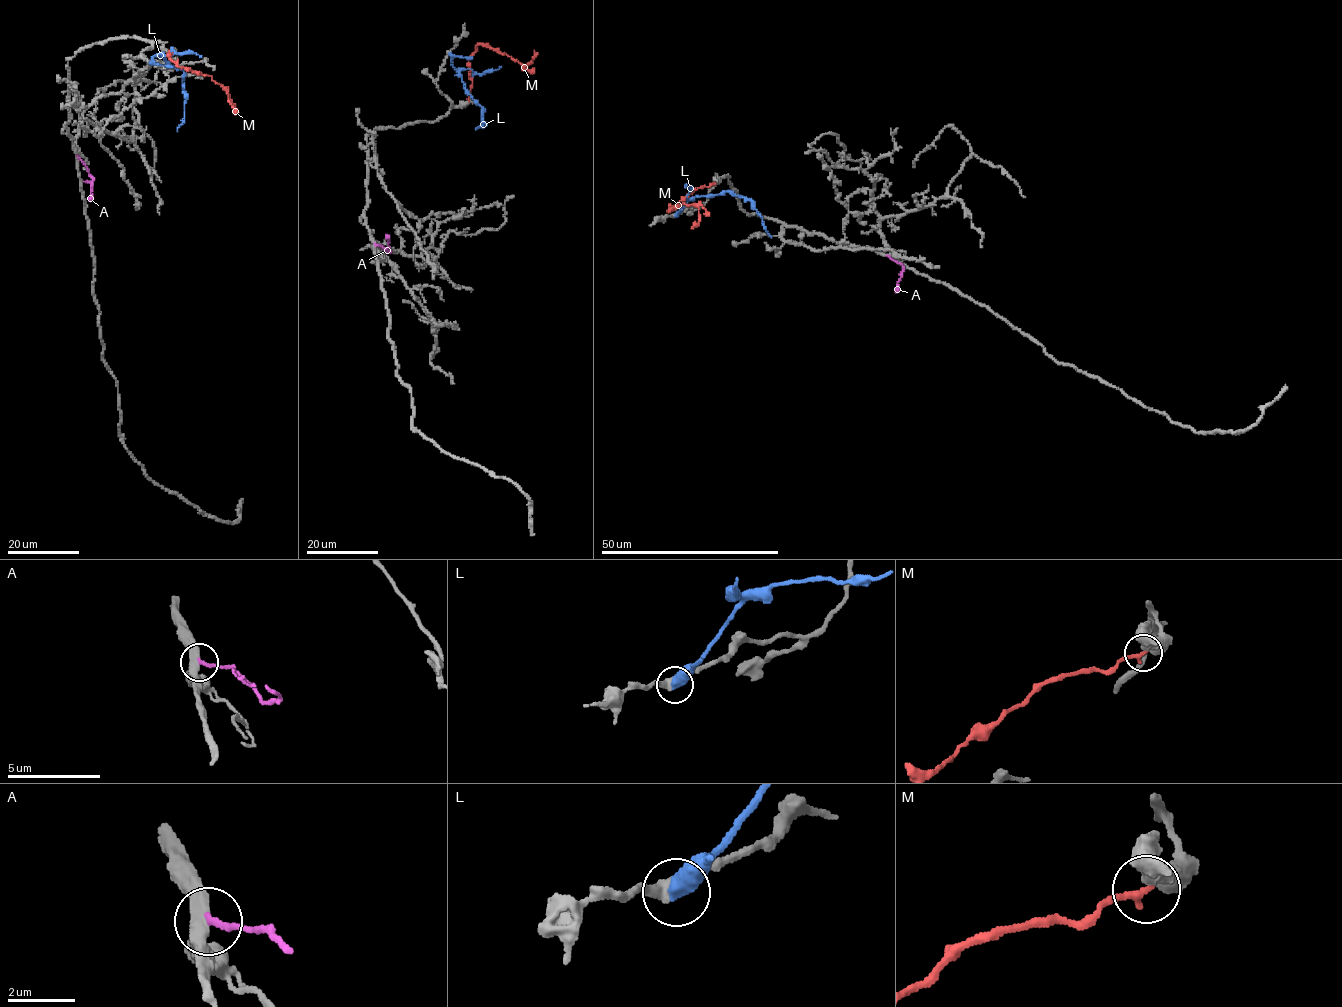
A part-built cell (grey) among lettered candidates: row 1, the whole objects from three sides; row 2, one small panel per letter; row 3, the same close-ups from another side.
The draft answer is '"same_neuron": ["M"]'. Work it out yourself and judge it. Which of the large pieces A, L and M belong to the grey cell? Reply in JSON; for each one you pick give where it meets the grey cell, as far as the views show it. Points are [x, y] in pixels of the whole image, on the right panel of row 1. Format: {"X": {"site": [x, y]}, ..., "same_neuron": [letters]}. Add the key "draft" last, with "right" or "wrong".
{"M": {"site": [715, 183]}, "same_neuron": ["M"], "draft": "right"}

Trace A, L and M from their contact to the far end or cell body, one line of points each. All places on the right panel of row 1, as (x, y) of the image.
A: (887, 256), (903, 266), (903, 276), (895, 292)
L: (675, 216), (694, 196), (730, 191), (752, 201), (752, 207), (770, 237)
M: (715, 183), (694, 189), (668, 212), (670, 208), (682, 203), (698, 207), (700, 219), (691, 228)

